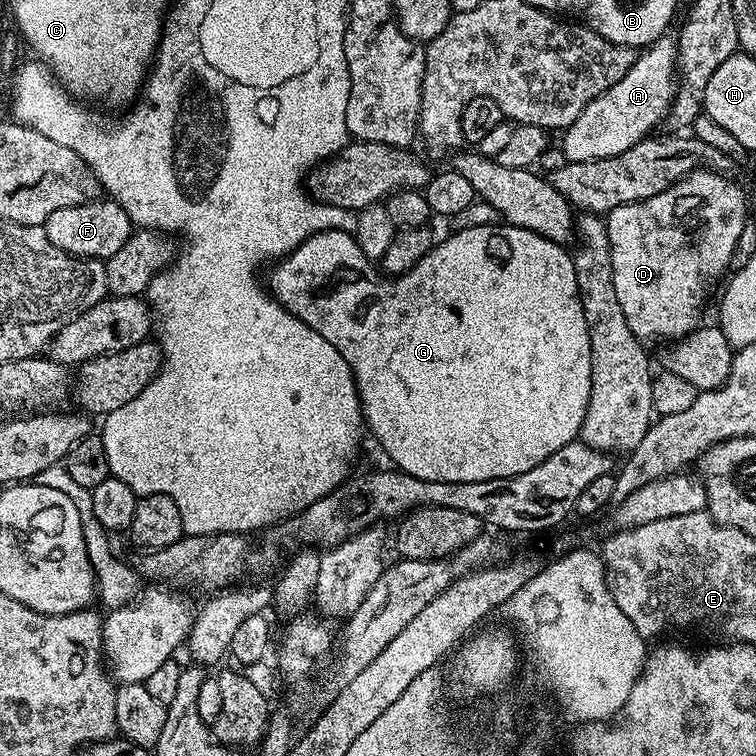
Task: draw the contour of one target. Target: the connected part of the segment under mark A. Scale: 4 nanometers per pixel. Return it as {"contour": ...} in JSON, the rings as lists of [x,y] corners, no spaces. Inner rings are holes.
{"contour":[[[671,35],[659,36],[652,44],[637,55],[634,66],[610,86],[574,122],[563,129],[562,147],[570,164],[590,162],[598,158],[610,158],[630,150],[638,141],[645,139],[659,124],[665,123],[668,111],[676,97],[678,65],[676,63],[676,43]]]}

